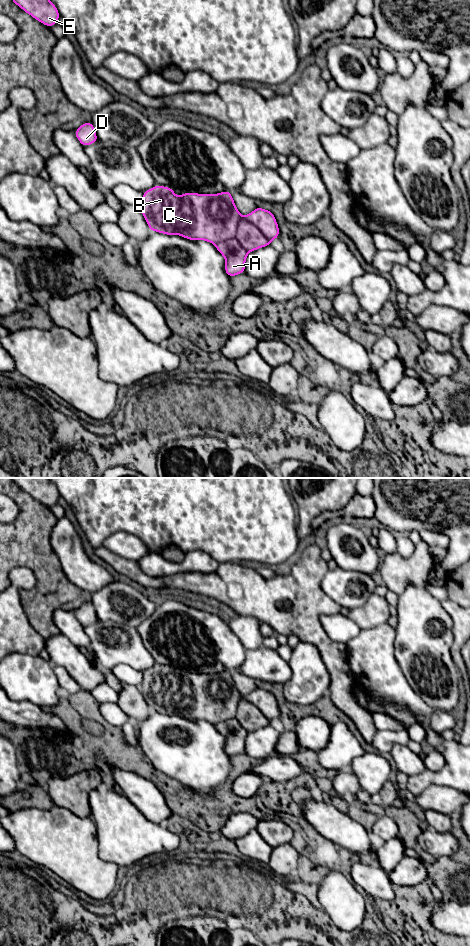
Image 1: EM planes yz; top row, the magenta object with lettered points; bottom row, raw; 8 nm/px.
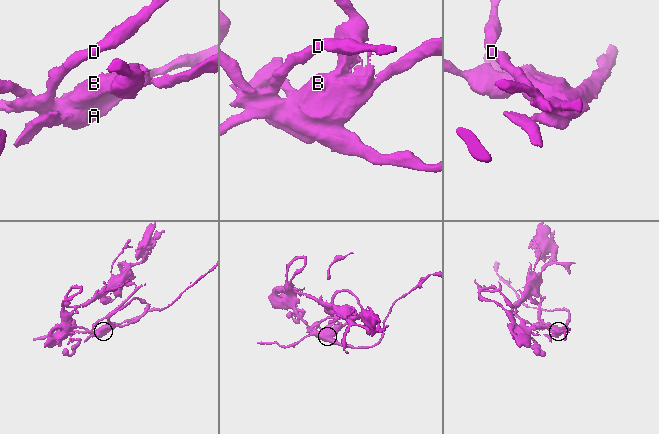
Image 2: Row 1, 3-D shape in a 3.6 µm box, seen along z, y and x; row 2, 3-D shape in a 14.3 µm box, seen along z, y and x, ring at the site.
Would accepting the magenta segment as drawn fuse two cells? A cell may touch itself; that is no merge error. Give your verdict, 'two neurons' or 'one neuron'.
one neuron

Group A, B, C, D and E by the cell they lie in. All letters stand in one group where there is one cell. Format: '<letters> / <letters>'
A B C D E

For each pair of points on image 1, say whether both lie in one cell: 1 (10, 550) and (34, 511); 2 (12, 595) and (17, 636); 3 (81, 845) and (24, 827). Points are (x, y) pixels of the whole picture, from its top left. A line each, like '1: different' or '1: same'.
1: same
2: same
3: same

